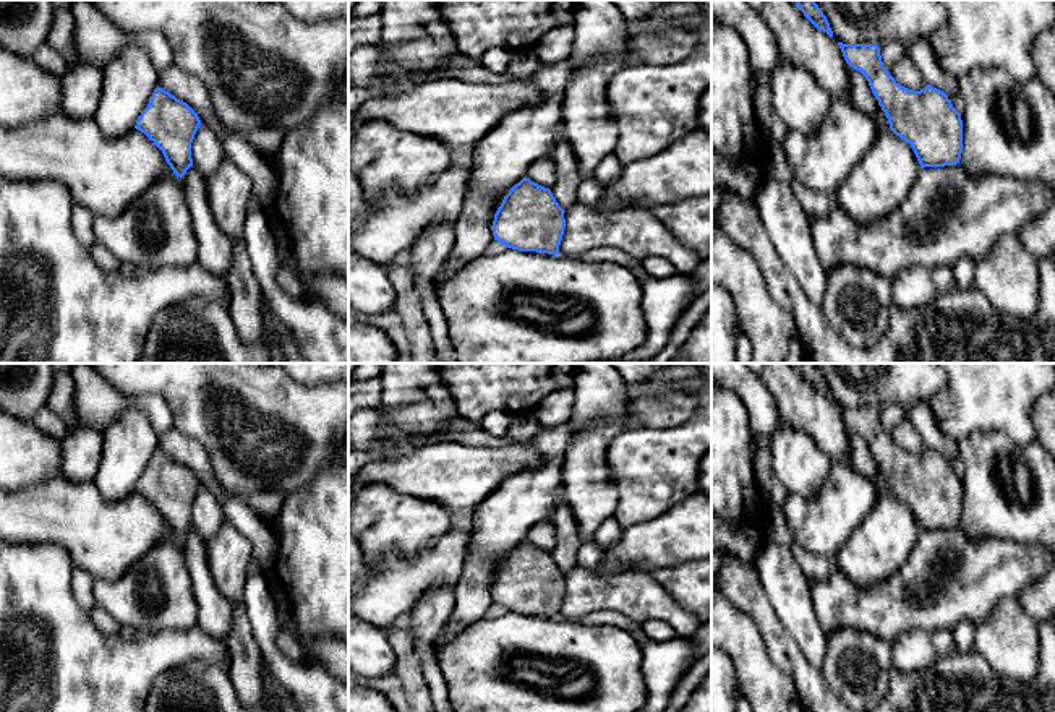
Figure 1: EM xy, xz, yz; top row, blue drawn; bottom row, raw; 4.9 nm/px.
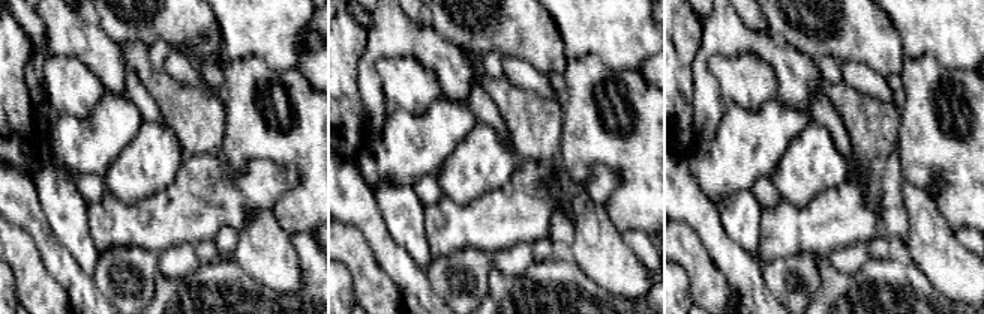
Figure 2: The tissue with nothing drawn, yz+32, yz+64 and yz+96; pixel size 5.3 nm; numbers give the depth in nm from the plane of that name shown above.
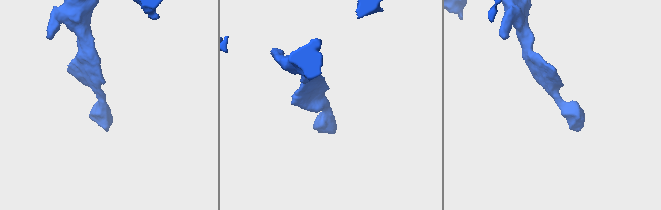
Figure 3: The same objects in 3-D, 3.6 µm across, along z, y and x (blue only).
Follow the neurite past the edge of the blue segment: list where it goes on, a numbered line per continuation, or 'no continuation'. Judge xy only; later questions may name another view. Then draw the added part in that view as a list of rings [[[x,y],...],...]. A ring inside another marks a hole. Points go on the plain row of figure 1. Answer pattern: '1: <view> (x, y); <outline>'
1: xy (214, 613); [[[191,529],[182,540],[182,545],[198,605],[198,626],[211,636],[225,641],[233,624],[233,605],[224,598],[214,585],[206,543],[196,530]]]

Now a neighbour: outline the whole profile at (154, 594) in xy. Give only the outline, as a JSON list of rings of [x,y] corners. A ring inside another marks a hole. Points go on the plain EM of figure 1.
[[[167,537],[118,581],[94,581],[96,605],[139,633],[183,631],[198,624],[198,605],[180,540]]]

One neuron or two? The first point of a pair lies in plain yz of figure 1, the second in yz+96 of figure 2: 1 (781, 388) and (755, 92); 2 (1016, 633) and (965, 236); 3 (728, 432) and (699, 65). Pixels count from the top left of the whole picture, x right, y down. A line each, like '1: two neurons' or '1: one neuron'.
1: two neurons
2: two neurons
3: two neurons

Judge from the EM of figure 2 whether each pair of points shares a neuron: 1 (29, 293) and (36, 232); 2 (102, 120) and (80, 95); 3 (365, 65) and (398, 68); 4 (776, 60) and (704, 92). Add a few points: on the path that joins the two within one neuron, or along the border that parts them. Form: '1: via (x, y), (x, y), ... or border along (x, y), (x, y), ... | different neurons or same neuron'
1: border along (15, 224), (29, 235), (42, 265), (53, 275) | different neurons
2: border along (105, 89), (86, 116), (60, 113) | different neurons
3: border along (410, 54), (383, 56), (377, 62), (384, 101) | different neurons
4: via (749, 42), (719, 42), (704, 57), (704, 65) | same neuron

